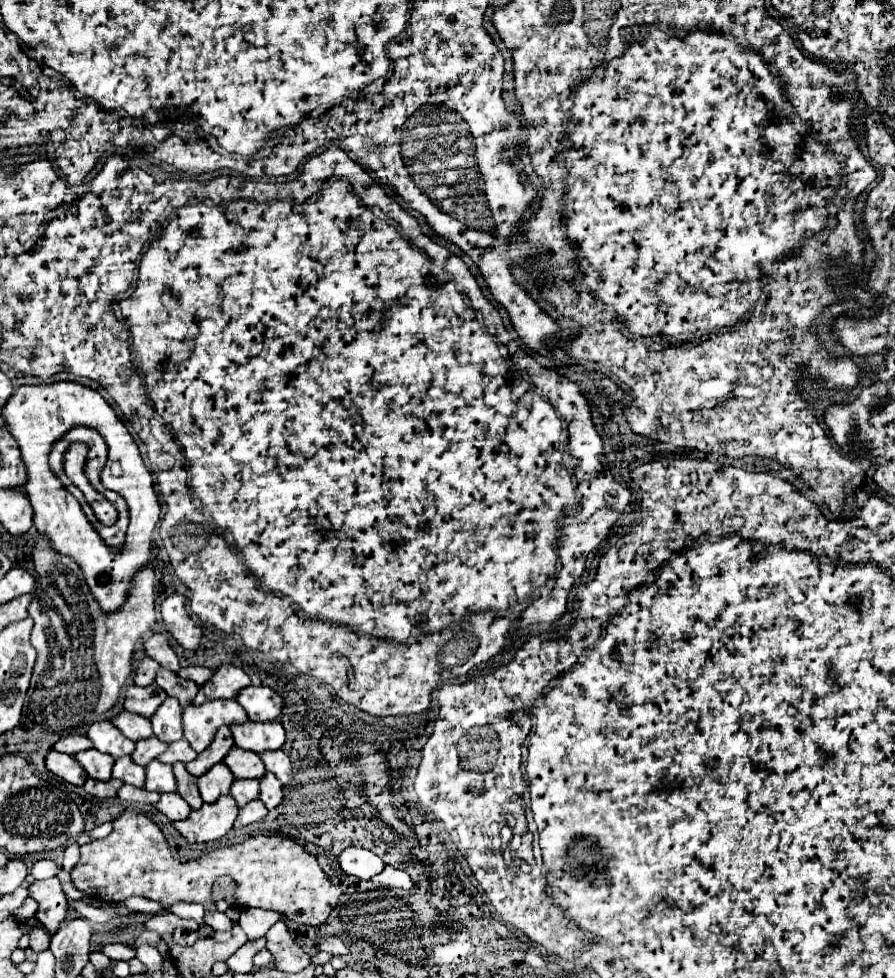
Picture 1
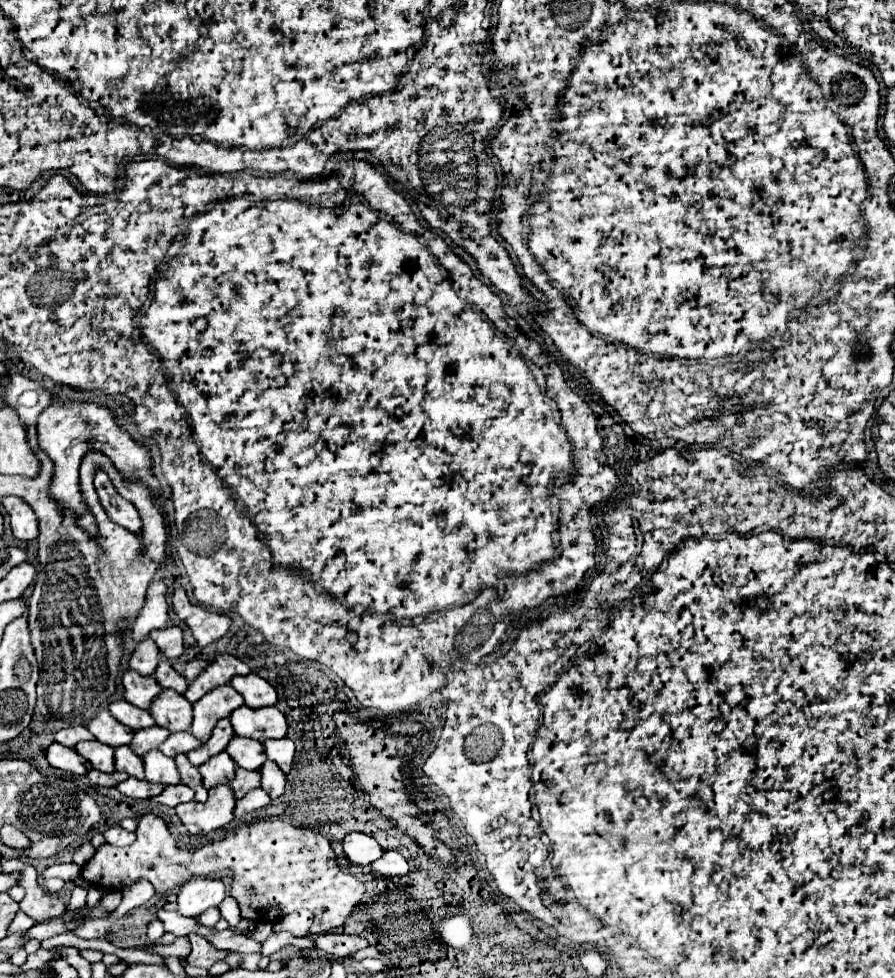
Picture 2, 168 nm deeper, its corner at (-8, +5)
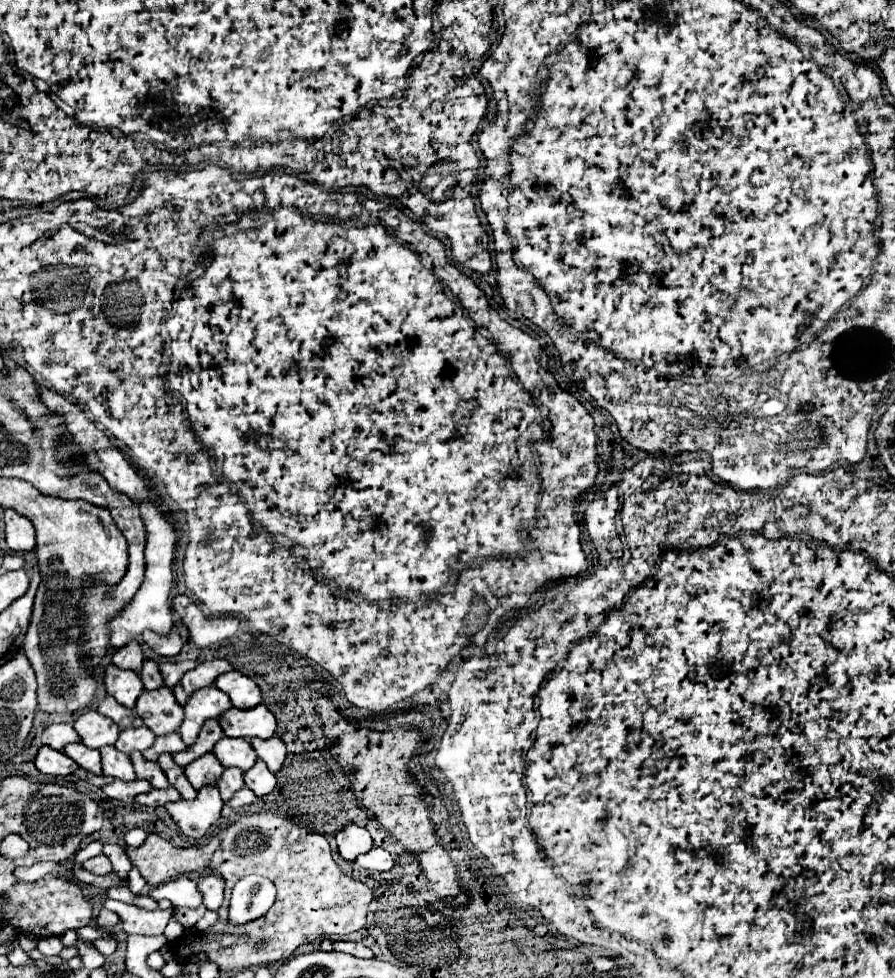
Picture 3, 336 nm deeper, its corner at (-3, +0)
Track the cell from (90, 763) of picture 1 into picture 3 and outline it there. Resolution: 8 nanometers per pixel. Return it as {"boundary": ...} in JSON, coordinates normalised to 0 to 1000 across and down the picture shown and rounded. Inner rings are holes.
{"boundary":[[[75,761],[73,763],[73,771],[77,775],[82,775],[91,785],[104,789],[104,791],[113,791],[113,771],[111,767],[102,767],[95,761]]]}

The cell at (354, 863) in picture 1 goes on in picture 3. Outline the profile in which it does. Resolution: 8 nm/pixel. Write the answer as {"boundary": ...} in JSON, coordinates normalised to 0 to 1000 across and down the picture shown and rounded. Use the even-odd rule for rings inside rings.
{"boundary":[[[390,843],[377,853],[377,865],[379,865],[381,877],[397,881],[399,875],[410,873],[417,867],[417,859],[408,847]]]}

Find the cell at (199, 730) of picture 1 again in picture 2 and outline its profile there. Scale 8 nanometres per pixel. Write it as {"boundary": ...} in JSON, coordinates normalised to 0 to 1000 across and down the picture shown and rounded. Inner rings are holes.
{"boundary":[[[246,700],[230,709],[223,717],[217,719],[217,737],[212,749],[221,754],[226,760],[232,758],[241,737],[257,733],[257,729],[268,723],[273,717],[264,704],[257,700]]]}

